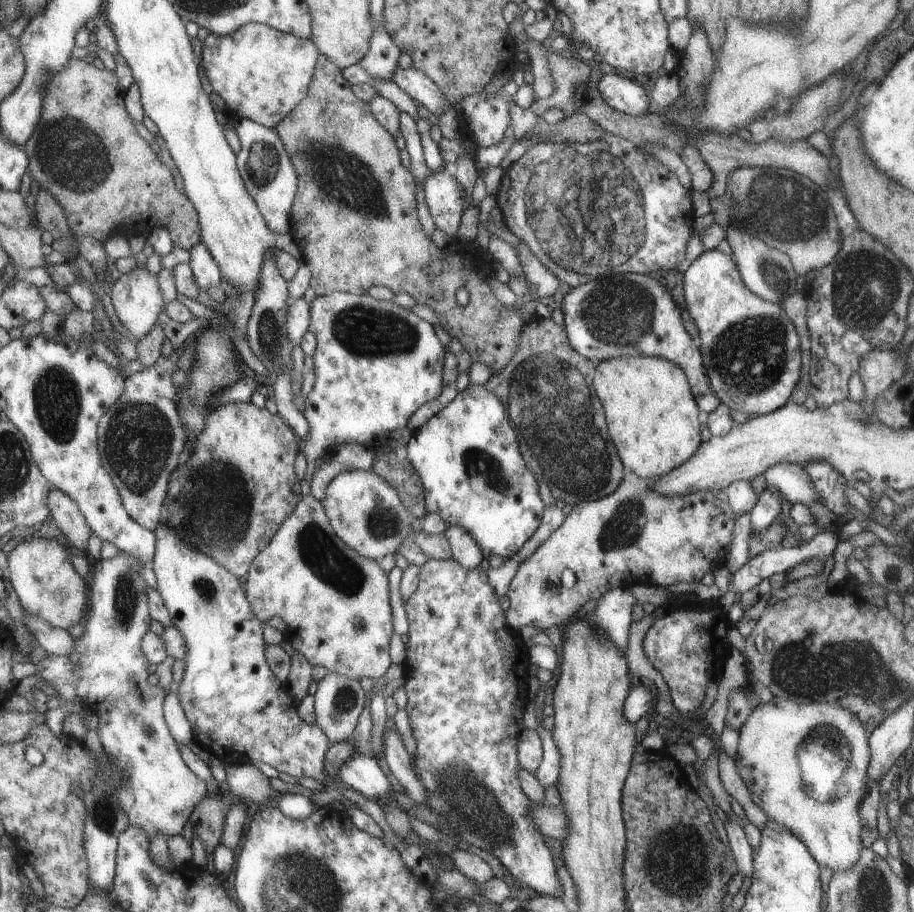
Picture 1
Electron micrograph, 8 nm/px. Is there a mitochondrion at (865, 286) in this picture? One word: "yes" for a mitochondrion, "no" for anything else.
yes

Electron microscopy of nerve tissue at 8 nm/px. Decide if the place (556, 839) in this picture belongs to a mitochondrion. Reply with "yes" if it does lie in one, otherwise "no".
no

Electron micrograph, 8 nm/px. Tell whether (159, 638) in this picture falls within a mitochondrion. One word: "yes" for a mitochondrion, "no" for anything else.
no

